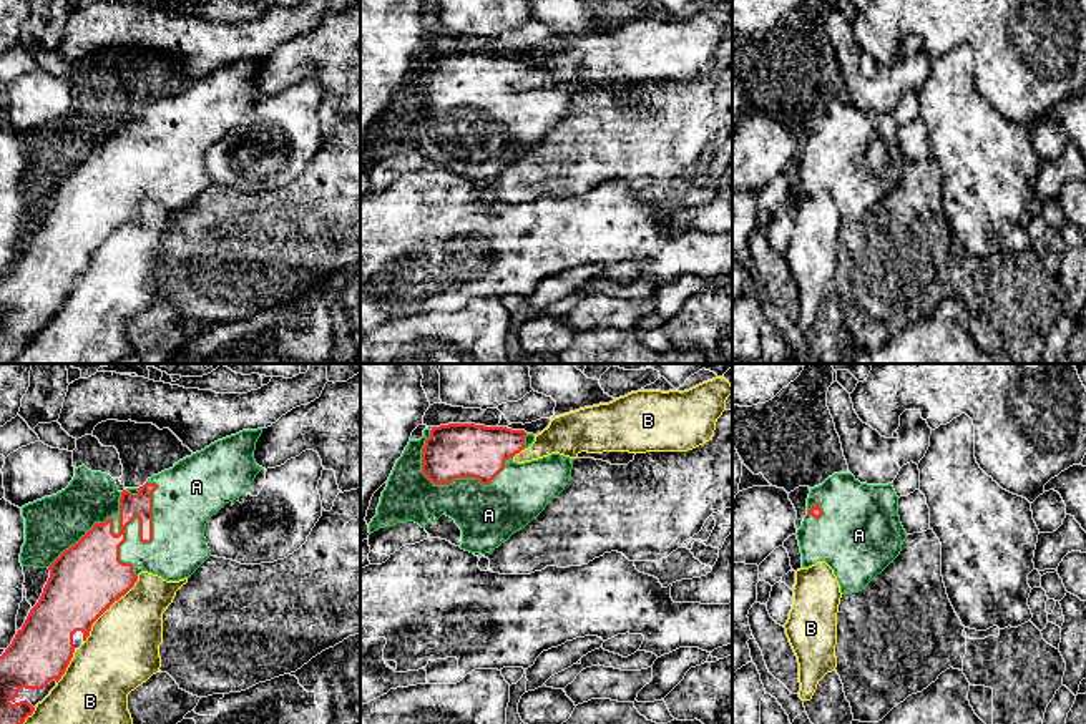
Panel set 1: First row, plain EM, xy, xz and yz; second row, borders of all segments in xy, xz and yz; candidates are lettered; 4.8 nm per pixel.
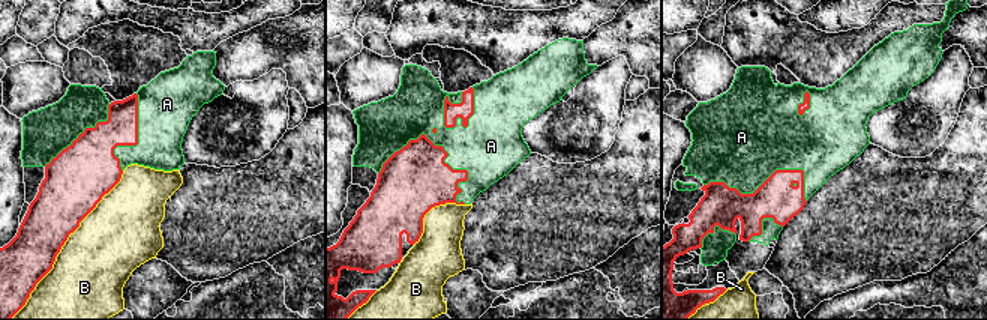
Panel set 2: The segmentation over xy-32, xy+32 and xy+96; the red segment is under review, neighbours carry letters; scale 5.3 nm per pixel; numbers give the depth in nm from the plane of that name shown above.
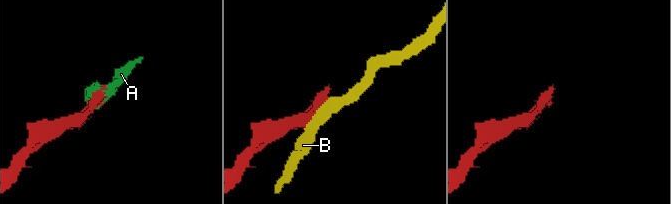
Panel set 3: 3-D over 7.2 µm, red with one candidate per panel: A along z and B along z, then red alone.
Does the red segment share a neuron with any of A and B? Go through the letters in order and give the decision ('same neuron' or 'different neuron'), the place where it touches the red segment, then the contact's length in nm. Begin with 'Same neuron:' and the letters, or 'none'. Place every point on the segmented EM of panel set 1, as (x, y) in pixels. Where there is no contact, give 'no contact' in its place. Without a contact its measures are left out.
Same neuron: A
A: same neuron; meets red in xy at (140, 532); contact 480 nm long
B: different neuron; meets red in xy at (108, 608); contact 420 nm long

